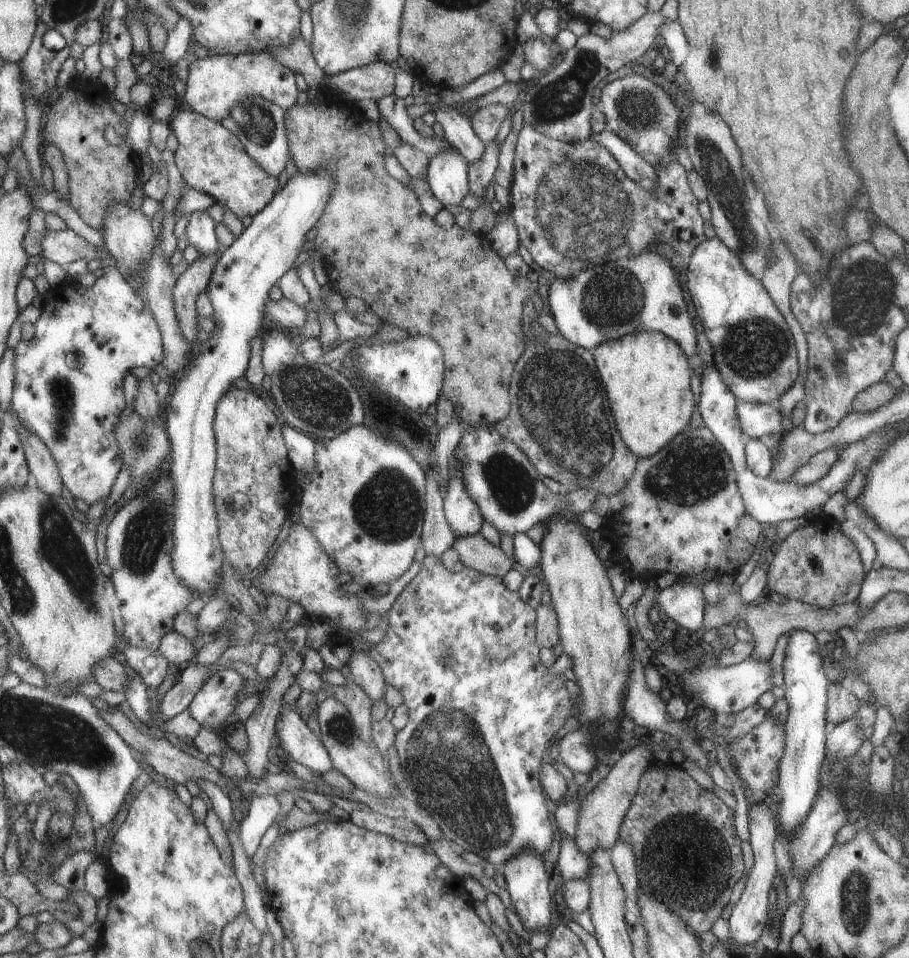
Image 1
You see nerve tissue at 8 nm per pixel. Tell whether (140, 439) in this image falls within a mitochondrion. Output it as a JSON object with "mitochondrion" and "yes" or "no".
{"mitochondrion":"yes"}

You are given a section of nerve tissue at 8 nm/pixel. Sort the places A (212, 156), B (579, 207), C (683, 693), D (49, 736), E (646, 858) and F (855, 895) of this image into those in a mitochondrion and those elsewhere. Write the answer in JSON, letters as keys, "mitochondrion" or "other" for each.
{"A":"other","B":"mitochondrion","C":"other","D":"mitochondrion","E":"mitochondrion","F":"mitochondrion"}

